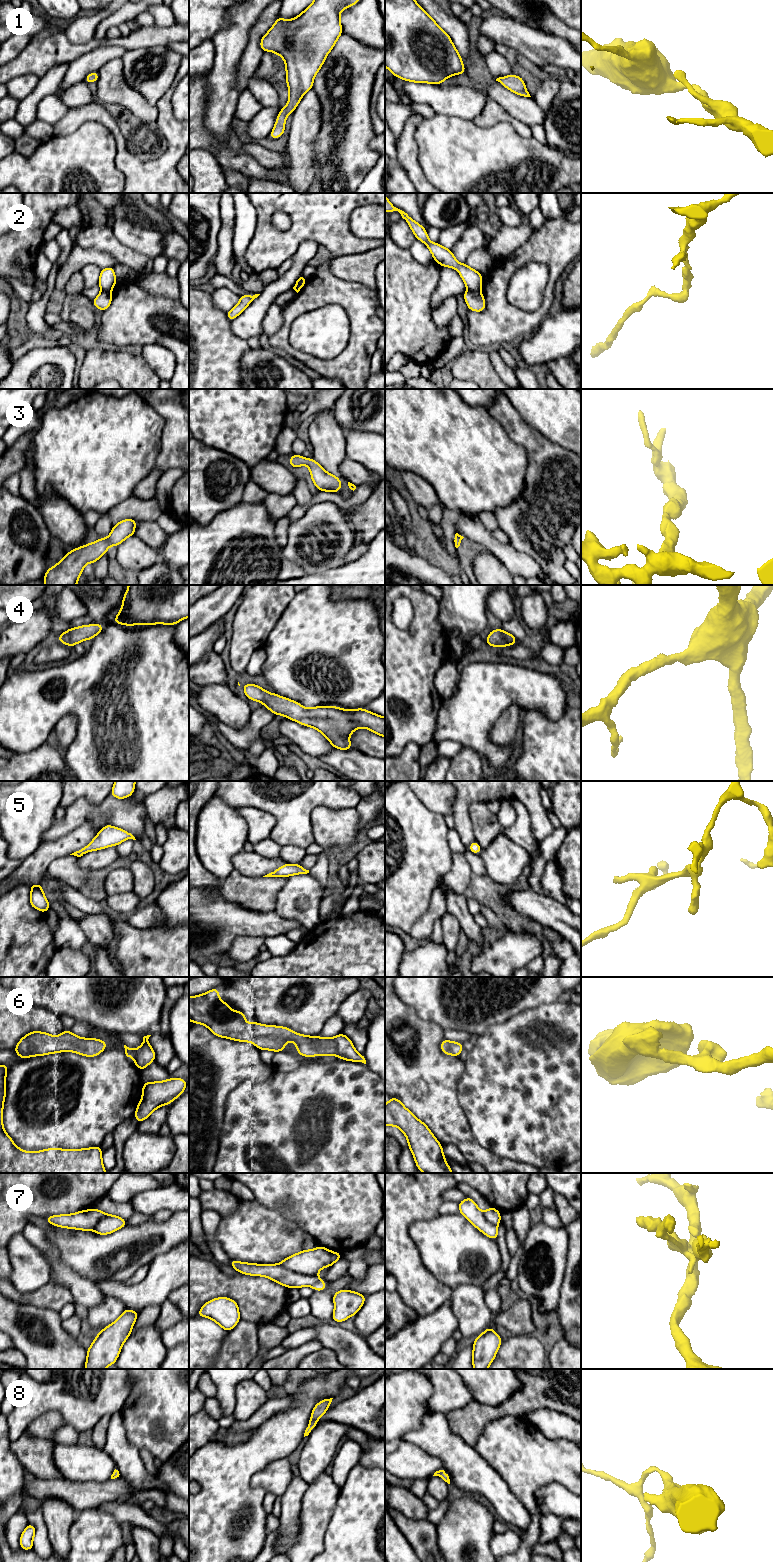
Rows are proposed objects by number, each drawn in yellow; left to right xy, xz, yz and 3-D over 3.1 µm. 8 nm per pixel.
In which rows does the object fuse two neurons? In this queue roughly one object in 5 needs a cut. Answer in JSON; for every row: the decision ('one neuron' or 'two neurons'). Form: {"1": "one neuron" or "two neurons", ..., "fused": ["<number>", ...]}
{"1": "one neuron", "2": "two neurons", "3": "one neuron", "4": "one neuron", "5": "one neuron", "6": "one neuron", "7": "two neurons", "8": "one neuron", "fused": ["2", "7"]}

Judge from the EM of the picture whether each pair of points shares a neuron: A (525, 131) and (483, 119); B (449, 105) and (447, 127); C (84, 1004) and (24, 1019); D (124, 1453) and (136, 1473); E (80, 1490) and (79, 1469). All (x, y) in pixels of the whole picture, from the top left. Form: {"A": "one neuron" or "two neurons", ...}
{"A": "one neuron", "B": "two neurons", "C": "two neurons", "D": "one neuron", "E": "two neurons"}

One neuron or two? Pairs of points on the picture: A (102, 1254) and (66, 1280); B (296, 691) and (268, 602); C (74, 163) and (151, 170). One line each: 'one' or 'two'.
A: two
B: two
C: two

